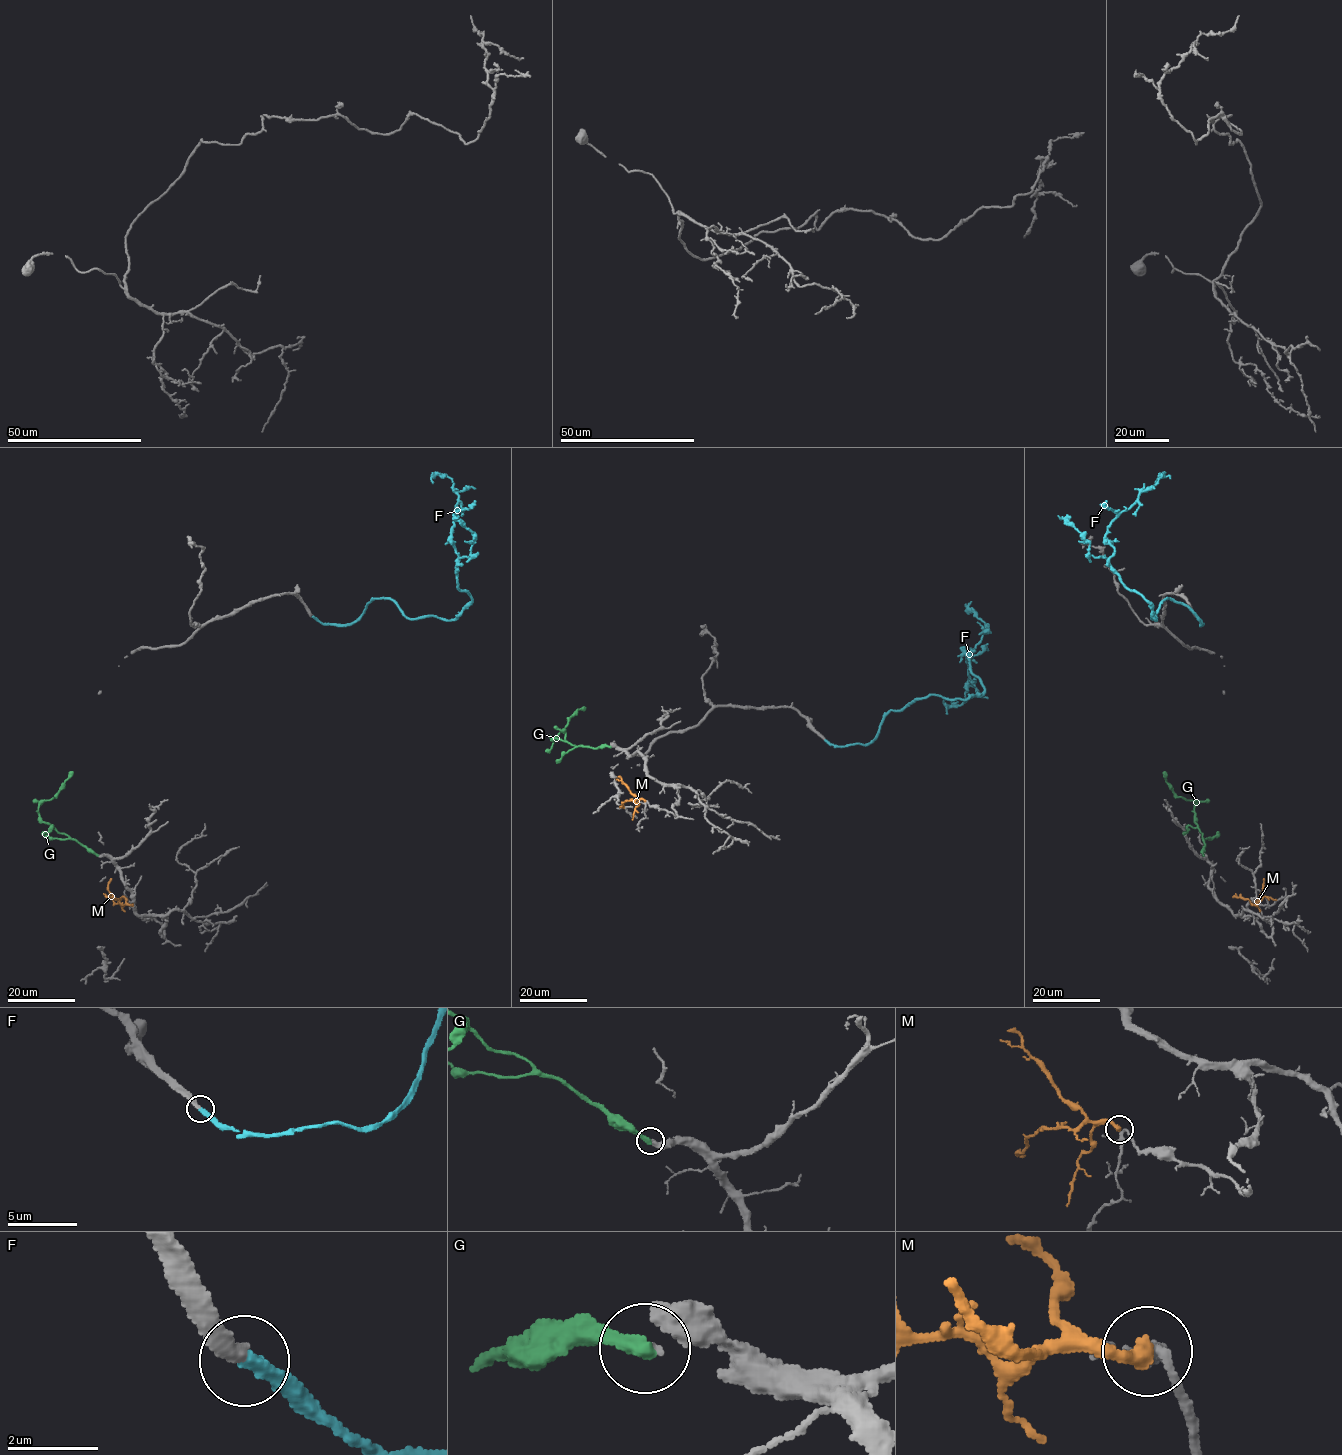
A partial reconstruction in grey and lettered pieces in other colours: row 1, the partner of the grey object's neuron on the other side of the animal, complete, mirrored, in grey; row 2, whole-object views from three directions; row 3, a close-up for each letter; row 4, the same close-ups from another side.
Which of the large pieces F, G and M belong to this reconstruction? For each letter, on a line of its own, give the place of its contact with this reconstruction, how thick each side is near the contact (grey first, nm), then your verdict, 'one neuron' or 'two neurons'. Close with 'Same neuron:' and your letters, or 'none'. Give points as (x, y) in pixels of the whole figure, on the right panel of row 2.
F: contact (1196, 616); calibres 280 and 320 nm; one neuron
G: contact (1203, 855); calibres 280 and 340 nm; two neurons
M: contact (1257, 905); calibres 200 and 320 nm; two neurons
Same neuron: F

